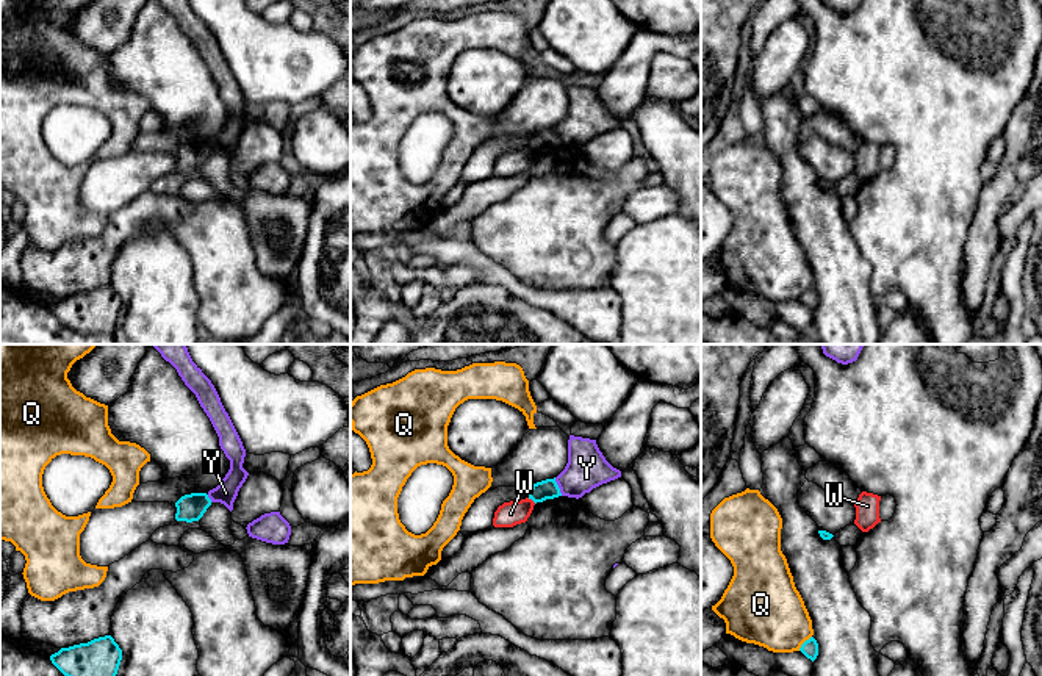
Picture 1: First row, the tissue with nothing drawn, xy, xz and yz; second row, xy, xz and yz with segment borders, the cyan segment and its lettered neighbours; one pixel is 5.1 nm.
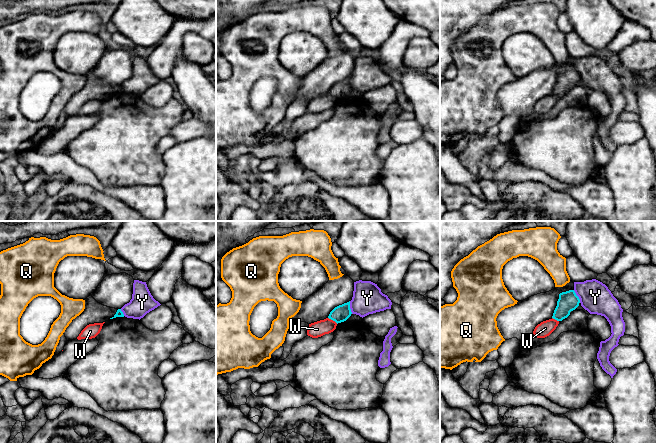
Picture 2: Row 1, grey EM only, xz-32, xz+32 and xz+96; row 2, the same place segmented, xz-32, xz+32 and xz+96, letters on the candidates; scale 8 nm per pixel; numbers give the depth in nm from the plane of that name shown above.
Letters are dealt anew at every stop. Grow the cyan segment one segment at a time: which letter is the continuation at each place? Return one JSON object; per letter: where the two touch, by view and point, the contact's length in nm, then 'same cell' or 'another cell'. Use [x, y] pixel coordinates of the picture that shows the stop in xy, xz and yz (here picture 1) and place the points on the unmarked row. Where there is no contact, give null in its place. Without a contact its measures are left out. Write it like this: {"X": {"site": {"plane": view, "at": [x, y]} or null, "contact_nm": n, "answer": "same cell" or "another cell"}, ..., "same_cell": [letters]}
{"Q": {"site": {"plane": "yz", "at": [803, 293]}, "contact_nm": 100, "answer": "another cell"}, "W": {"site": {"plane": "xz", "at": [532, 149]}, "contact_nm": 50, "answer": "another cell"}, "Y": {"site": {"plane": "xz", "at": [557, 136]}, "contact_nm": 100, "answer": "another cell"}, "same_cell": []}

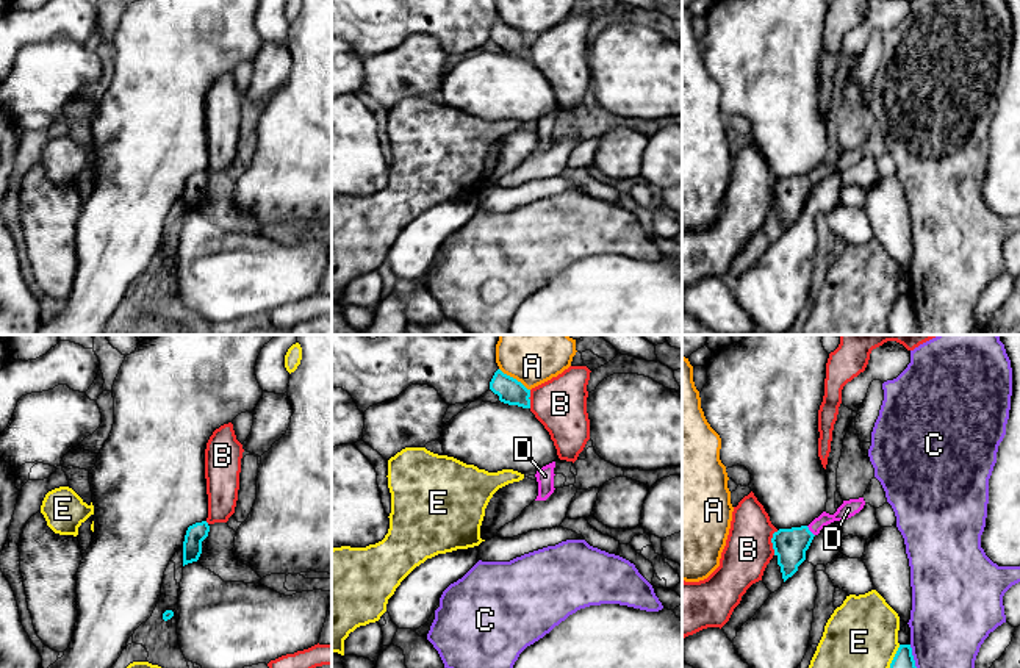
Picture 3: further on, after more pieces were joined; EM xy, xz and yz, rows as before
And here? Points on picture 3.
{"A": {"site": {"plane": "xz", "at": [515, 28]}, "contact_nm": 200, "answer": "another cell"}, "B": {"site": {"plane": "yz", "at": [772, 191]}, "contact_nm": 130, "answer": "another cell"}, "C": {"site": {"plane": "yz", "at": [914, 315]}, "contact_nm": 220, "answer": "another cell"}, "D": {"site": {"plane": "yz", "at": [809, 180]}, "contact_nm": 70, "answer": "same cell"}, "E": {"site": {"plane": "yz", "at": [890, 315]}, "contact_nm": 220, "answer": "another cell"}, "same_cell": ["D"]}

